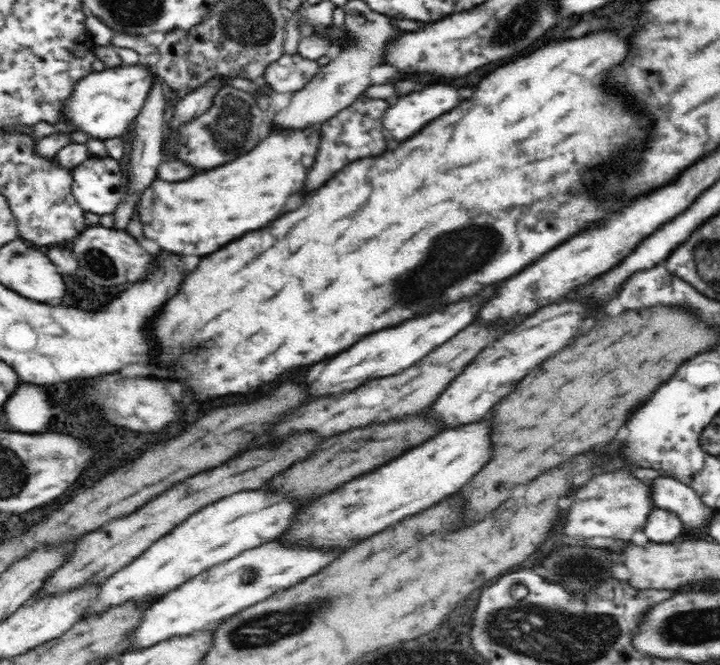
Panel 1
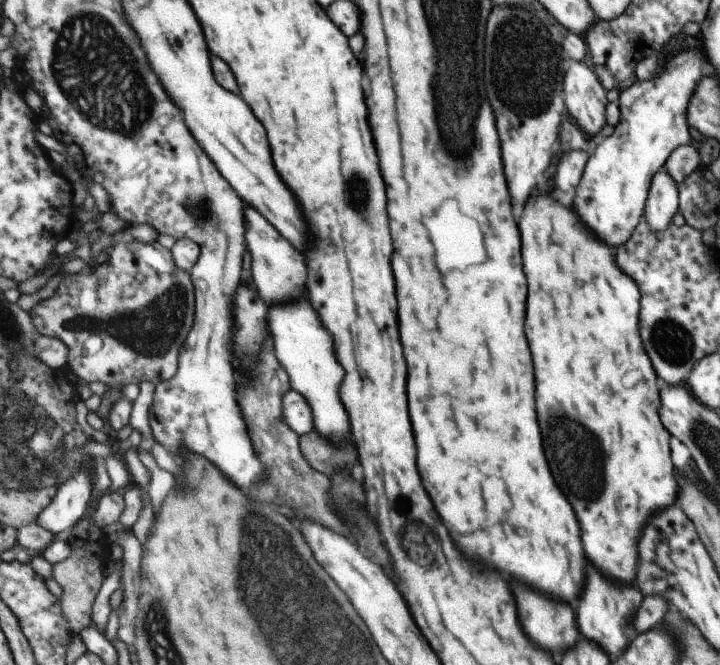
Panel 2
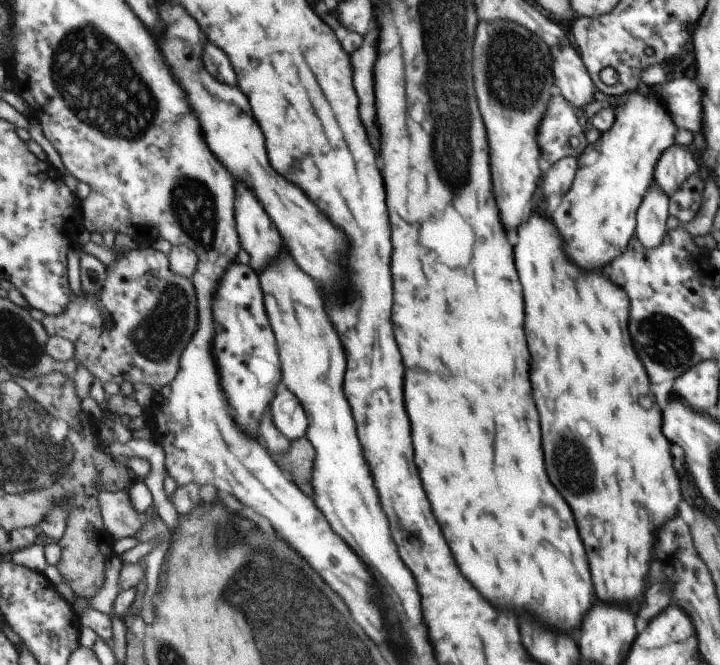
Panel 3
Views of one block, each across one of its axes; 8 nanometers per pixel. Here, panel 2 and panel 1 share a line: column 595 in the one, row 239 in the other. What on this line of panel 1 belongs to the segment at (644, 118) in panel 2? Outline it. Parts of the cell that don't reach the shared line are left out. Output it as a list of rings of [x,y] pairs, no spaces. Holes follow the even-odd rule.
[[[314,127],[300,132],[292,132],[291,129],[272,129],[264,142],[260,142],[252,152],[234,160],[232,164],[214,168],[210,172],[174,184],[156,178],[142,193],[137,208],[142,235],[164,252],[176,252],[178,256],[208,256],[216,252],[216,248],[222,248],[224,244],[244,236],[246,232],[268,226],[276,218],[276,212],[286,204],[288,196],[298,192],[300,186],[304,184],[304,178],[310,166],[314,164],[316,150],[318,150],[318,132]]]

